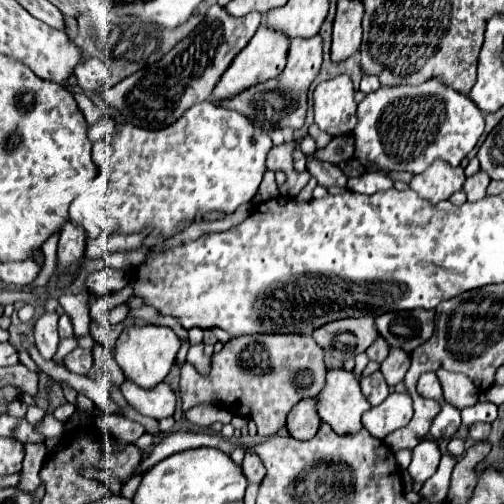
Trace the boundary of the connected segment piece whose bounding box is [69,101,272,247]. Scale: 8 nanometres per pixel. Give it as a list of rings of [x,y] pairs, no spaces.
[[[210,101],[194,105],[188,109],[188,113],[184,113],[184,117],[180,117],[180,121],[160,131],[140,129],[134,125],[116,125],[116,133],[109,139],[105,138],[105,141],[114,147],[112,157],[108,161],[101,161],[99,149],[92,149],[92,160],[100,171],[89,188],[89,194],[77,196],[69,207],[71,221],[86,231],[86,247],[90,241],[100,237],[132,235],[144,227],[152,227],[154,235],[172,235],[178,223],[192,223],[196,217],[208,211],[234,213],[242,203],[250,203],[250,199],[256,195],[266,171],[266,155],[272,147],[266,131],[256,129],[246,117],[240,117],[240,113],[216,107]]]

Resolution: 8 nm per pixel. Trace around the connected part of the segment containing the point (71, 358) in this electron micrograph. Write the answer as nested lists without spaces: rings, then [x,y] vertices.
[[[76,347],[70,355],[64,357],[64,365],[78,373],[78,375],[86,375],[92,367],[92,353],[88,349],[82,349],[82,347]]]

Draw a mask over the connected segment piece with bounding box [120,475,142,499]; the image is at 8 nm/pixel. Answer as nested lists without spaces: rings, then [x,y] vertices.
[[[134,475],[130,481],[126,481],[126,483],[122,485],[122,489],[120,489],[120,495],[126,497],[126,499],[132,499],[134,493],[136,493],[136,489],[138,489],[140,479],[142,479],[142,475]]]

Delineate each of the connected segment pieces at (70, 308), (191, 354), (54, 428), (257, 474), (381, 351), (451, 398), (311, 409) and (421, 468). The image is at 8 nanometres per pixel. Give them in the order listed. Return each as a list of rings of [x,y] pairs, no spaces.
[[[65,294],[60,296],[59,303],[71,318],[74,336],[86,336],[90,333],[89,294]]]
[[[192,345],[192,347],[188,349],[188,363],[192,363],[200,375],[208,375],[208,373],[210,373],[212,359],[204,355],[202,347],[204,347],[204,345]]]
[[[46,415],[46,419],[36,429],[40,433],[44,433],[46,437],[58,437],[60,433],[64,433],[64,423],[60,423],[58,419],[54,419],[54,415]]]
[[[248,453],[242,461],[242,473],[250,483],[260,483],[264,479],[264,465],[260,465],[258,457],[252,457]]]
[[[378,337],[376,341],[374,341],[374,345],[372,345],[372,349],[368,349],[368,357],[370,357],[370,361],[376,361],[376,363],[382,363],[386,357],[388,357],[388,343],[382,339],[382,337]]]
[[[436,371],[440,385],[442,385],[442,393],[444,393],[444,401],[450,403],[456,409],[466,409],[476,405],[478,401],[478,389],[476,385],[462,373],[450,373],[450,371]]]
[[[316,399],[300,401],[296,407],[292,407],[292,411],[288,413],[288,419],[286,419],[286,427],[288,427],[290,435],[300,441],[312,439],[320,427],[320,423],[322,421],[316,413]]]
[[[424,439],[420,441],[414,449],[412,449],[412,461],[408,467],[410,477],[416,483],[424,483],[436,469],[440,463],[440,449],[432,439]]]

